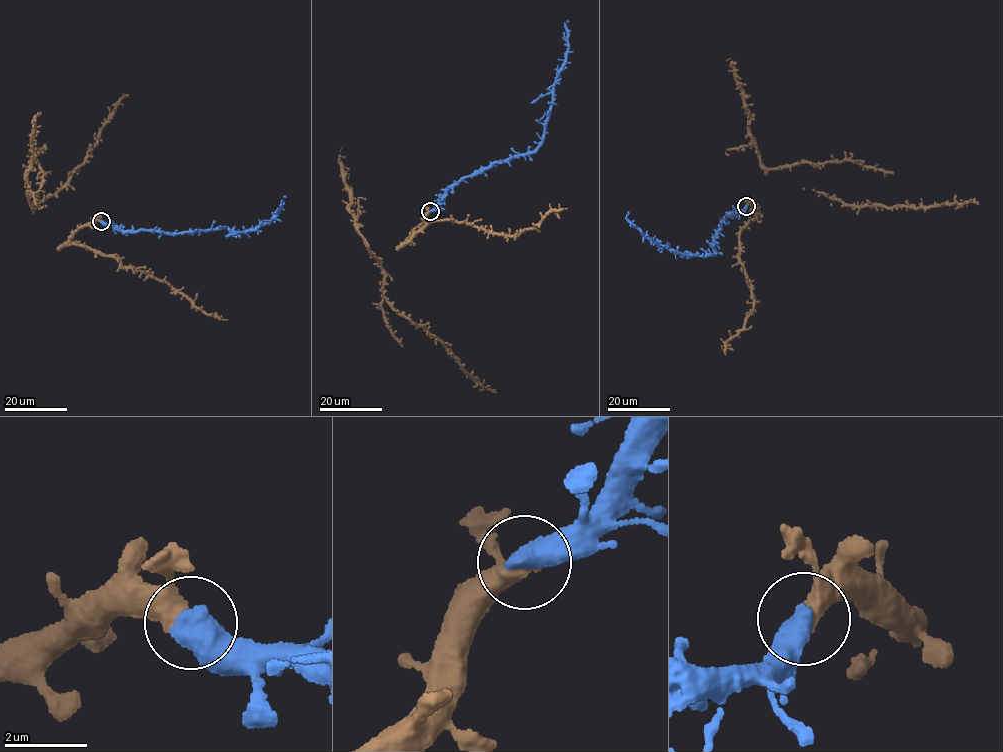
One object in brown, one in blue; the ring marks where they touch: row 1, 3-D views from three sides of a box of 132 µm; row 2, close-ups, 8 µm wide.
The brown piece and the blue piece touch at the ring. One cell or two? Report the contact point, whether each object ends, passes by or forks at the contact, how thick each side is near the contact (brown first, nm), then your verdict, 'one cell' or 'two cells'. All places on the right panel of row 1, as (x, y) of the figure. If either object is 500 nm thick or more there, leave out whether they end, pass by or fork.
place (746, 206); calibres 360 and 650 nm; one cell

